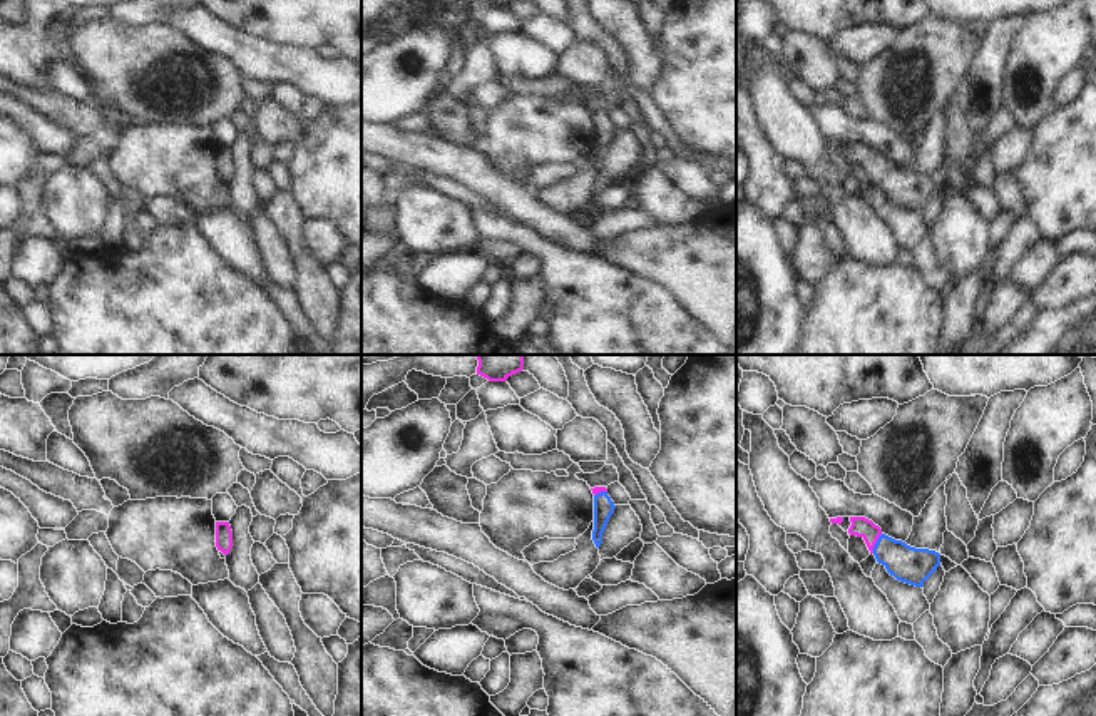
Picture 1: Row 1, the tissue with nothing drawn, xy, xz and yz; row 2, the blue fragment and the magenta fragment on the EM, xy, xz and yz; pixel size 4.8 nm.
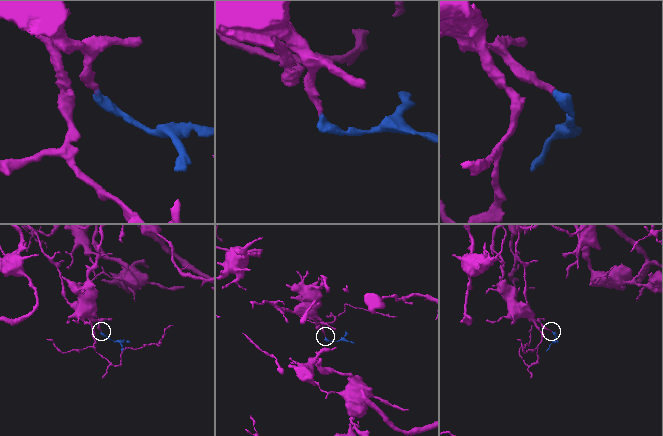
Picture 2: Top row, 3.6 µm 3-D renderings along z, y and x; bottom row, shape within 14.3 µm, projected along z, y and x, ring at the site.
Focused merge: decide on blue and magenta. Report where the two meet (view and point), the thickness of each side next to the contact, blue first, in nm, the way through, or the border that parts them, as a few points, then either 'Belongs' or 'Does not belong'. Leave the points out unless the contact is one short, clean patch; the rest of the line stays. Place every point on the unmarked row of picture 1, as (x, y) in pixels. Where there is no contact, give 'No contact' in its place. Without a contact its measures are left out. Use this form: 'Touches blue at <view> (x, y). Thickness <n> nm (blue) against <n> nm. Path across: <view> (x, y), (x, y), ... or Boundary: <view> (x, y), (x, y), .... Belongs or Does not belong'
Touches blue at yz (875, 169). Thickness 180 nm (blue) against 100 nm. Path across: yz (907, 189), (875, 169), (862, 153). Belongs

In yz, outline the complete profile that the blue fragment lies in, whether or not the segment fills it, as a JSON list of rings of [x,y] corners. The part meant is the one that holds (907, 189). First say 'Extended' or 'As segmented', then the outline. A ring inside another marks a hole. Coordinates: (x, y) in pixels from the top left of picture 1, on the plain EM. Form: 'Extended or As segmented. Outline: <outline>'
Extended. Outline: [[[850,142],[850,161],[862,162],[890,201],[897,206],[924,212],[924,207],[940,191],[940,179],[929,174],[915,174],[882,157],[878,151],[865,142]]]

